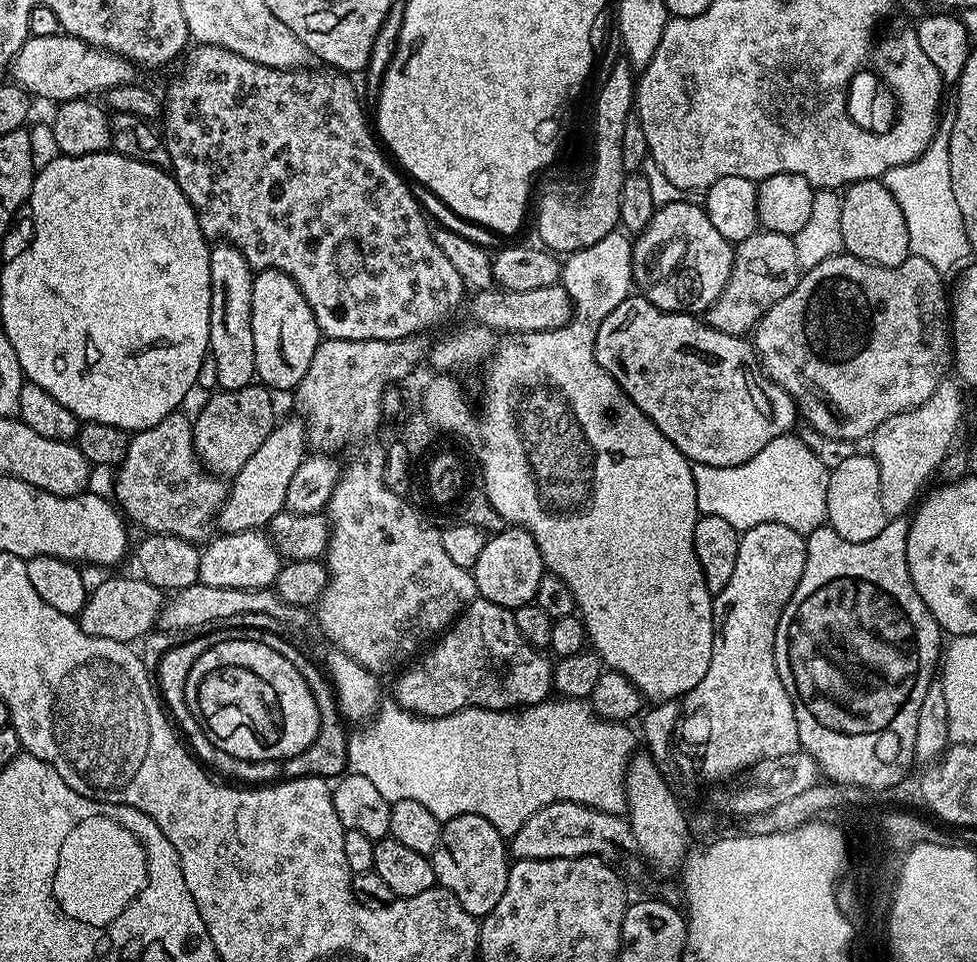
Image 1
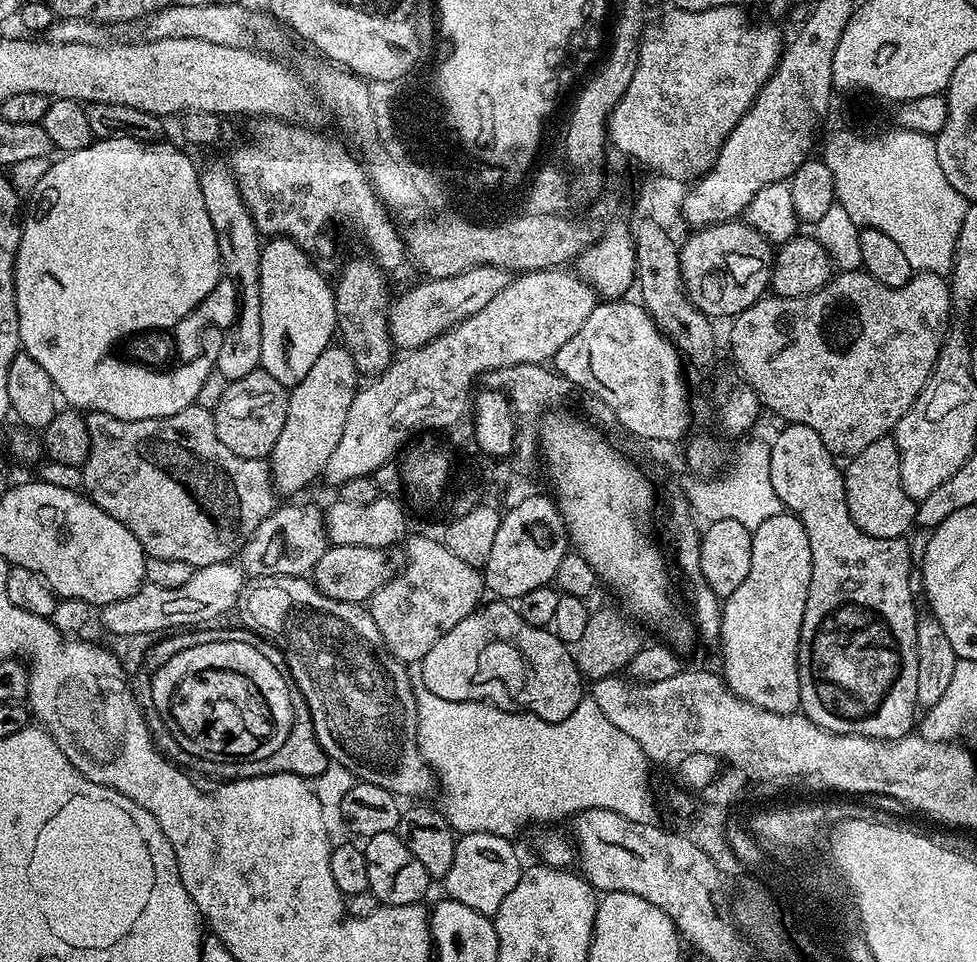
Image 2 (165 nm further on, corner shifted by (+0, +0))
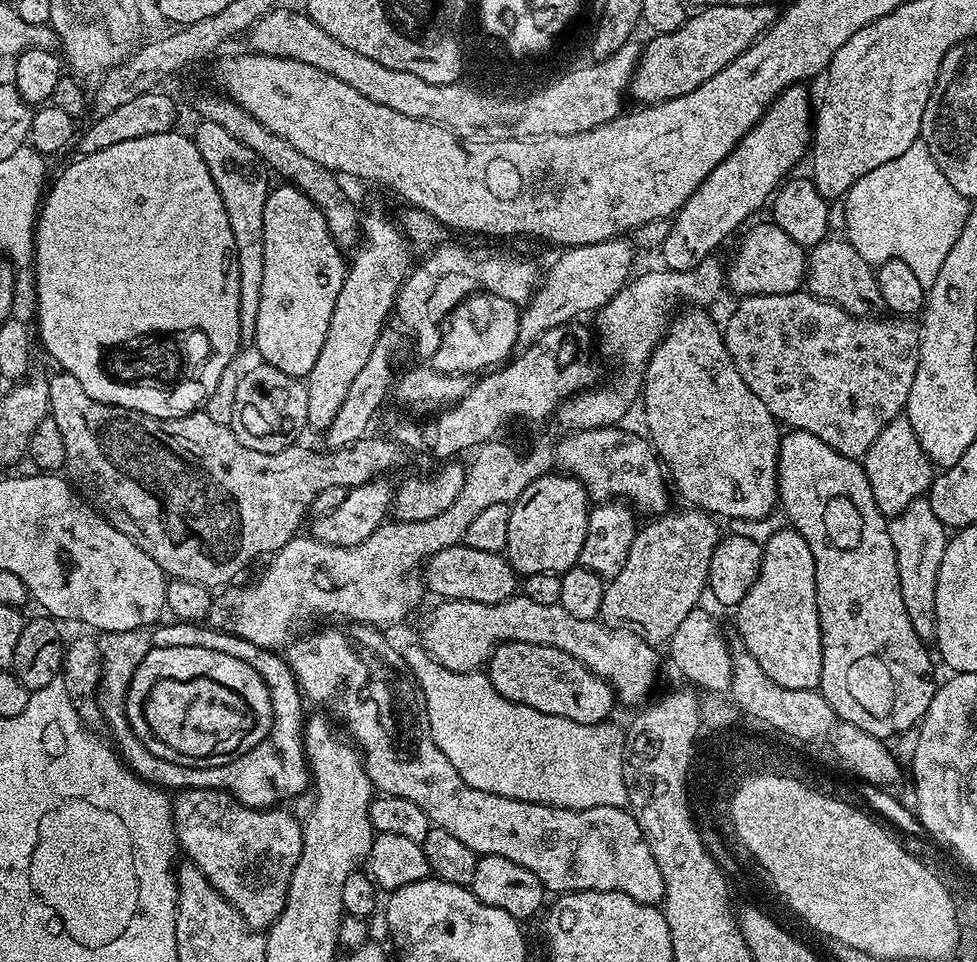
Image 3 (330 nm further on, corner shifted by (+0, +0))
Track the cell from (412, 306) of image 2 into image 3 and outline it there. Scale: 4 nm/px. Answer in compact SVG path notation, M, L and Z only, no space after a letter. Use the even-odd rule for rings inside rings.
M386 326L378 336L378 341L374 342L374 347L370 350L369 361L361 369L361 372L354 378L353 384L349 387L345 401L342 402L341 409L338 410L337 417L324 433L325 444L329 449L344 448L346 445L354 443L364 438L369 433L370 422L376 412L383 404L387 394L389 396L391 386L394 382L394 360L406 344L406 338L394 328Z

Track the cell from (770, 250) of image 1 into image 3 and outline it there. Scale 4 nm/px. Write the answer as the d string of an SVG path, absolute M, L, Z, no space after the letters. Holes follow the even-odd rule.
M829 238L810 249L806 256L806 288L819 300L828 300L831 304L837 304L852 316L872 316L879 313L876 311L884 308L873 265L868 264L866 258L862 258L862 254L858 254L858 250L854 250L854 246L844 238L840 240Z

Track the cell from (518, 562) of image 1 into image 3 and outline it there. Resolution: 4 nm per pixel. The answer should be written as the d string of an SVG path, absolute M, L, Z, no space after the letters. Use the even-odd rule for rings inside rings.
M549 474L539 476L518 498L510 505L510 534L506 555L508 563L512 565L521 577L530 574L542 574L554 572L563 574L571 568L577 567L582 554L582 542L586 542L586 522L590 511L590 497L582 482L578 482L573 476L567 474Z

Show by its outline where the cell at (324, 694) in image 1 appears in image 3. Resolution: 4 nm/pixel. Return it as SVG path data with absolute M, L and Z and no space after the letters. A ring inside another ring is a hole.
M160 622L153 627L154 648L166 646L202 646L203 648L223 648L230 658L242 658L266 682L272 699L272 725L268 736L254 746L246 754L234 758L234 762L226 762L222 766L210 766L209 768L183 768L177 764L166 762L166 758L158 758L158 754L144 756L140 748L128 748L128 757L124 763L136 773L142 776L148 784L156 788L163 788L169 793L175 794L184 791L185 788L213 788L219 792L229 792L240 804L248 808L275 808L285 802L291 802L296 796L309 791L310 769L308 757L304 754L304 721L306 711L306 697L300 690L300 684L287 659L279 651L254 646L254 642L246 642L246 638L235 636L234 633L221 630L216 626L207 626L200 622Z

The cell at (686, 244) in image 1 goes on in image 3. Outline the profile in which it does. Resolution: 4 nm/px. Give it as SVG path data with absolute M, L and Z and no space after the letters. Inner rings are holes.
M765 222L765 224L756 224L744 237L740 240L740 249L736 252L736 257L732 260L732 268L730 264L730 276L736 281L731 281L730 288L733 288L737 292L737 297L743 298L746 296L769 296L770 294L786 294L787 292L799 292L801 291L802 285L806 280L806 252L805 249L798 246L798 242L794 242L794 238L790 238L790 234L786 234L786 230L782 230L778 225L771 222Z

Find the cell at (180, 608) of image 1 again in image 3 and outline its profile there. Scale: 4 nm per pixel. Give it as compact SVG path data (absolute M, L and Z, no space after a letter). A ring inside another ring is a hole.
M341 623L341 628L324 628L313 636L293 639L286 648L286 659L291 666L300 690L309 701L321 704L337 721L344 720L351 743L358 749L366 774L373 789L386 796L406 798L426 814L429 825L446 830L458 842L470 846L477 857L510 858L518 866L526 866L542 882L549 893L566 892L625 892L643 904L659 905L664 899L664 879L650 846L644 840L635 815L627 807L594 806L586 810L555 808L549 804L535 804L525 800L490 794L472 788L450 766L450 758L438 750L430 734L426 702L416 683L401 649L387 640L385 633L368 624Z

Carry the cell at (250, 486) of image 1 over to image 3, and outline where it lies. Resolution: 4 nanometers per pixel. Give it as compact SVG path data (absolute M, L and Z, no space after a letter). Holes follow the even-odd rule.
M384 212L363 213L362 235L354 252L356 256L347 265L342 290L338 290L338 302L334 302L334 314L330 314L326 342L322 342L318 362L314 362L306 377L306 410L311 431L318 434L327 431L354 378L369 361L370 350L389 323L396 307L396 293L410 271L408 252L409 243L395 219L392 221Z

